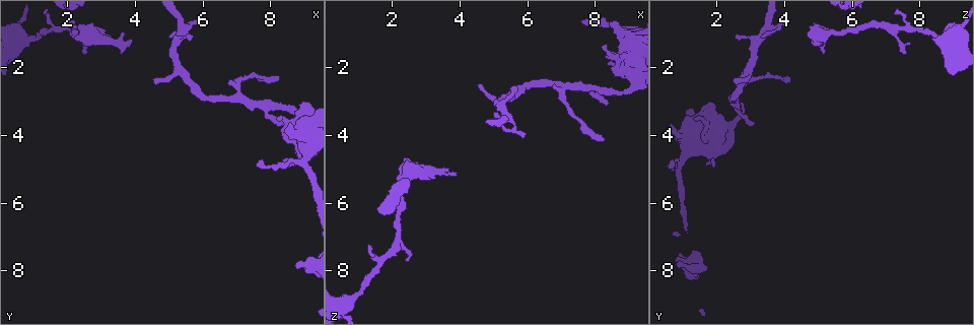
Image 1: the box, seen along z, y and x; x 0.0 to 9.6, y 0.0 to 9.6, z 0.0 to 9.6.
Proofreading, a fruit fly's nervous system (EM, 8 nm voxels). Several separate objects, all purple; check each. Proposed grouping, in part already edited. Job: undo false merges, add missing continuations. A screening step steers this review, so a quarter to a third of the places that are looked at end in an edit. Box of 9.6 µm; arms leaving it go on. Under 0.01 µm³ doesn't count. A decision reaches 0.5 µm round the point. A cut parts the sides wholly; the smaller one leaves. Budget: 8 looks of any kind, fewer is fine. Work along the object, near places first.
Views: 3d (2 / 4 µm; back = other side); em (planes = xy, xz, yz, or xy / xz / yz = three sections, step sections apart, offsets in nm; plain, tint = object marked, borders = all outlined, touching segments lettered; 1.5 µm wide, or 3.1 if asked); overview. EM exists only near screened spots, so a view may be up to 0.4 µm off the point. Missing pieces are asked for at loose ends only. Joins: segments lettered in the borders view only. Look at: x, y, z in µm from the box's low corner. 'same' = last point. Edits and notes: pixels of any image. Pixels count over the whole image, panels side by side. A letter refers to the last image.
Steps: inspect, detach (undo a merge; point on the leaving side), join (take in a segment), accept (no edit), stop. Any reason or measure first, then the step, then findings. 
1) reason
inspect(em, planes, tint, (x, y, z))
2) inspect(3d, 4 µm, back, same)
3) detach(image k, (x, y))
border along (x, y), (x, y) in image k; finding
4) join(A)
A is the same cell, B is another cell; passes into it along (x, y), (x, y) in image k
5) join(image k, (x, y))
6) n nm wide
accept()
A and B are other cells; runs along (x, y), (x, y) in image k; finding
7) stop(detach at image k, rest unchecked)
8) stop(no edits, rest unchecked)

an open end
inspect(em, planes, tint, (8.55, 3.60, 0.70))

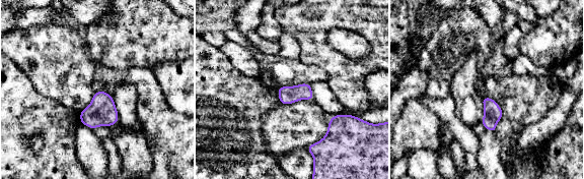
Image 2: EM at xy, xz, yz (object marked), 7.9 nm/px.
what lies round it
inspect(em, planes, borders, same)

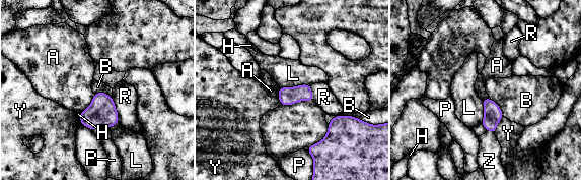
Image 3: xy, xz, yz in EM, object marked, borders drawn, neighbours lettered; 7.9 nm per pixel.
accept()
A, B, H, L, P, R, Y and Z are other cells; border along (313, 100), (301, 100), (282, 105) in image 3; no lettered segment goes on from it

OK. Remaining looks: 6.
calibre changes
inspect(em, planes, borders, (9.20, 3.50, 2.60))

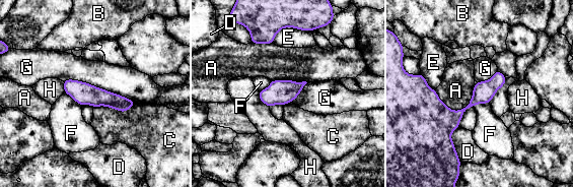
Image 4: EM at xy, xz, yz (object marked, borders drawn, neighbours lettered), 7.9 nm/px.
170 nm wide
accept()
A, B, C, D, E, F, G and H are other cells; runs along (502, 78), (458, 114), (425, 98) in image 4; one neuron here

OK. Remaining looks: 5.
free end
inspect(em, xz, step 8, tint, (8.80, 7.90, 0.80))

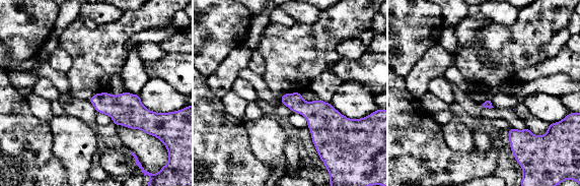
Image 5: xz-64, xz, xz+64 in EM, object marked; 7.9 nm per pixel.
another direction
inspect(em, planes, borders, same)

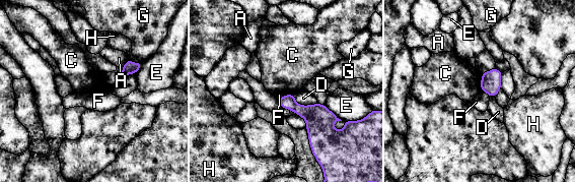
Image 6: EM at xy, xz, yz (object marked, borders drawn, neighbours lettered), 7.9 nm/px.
D touches over 200 nm
accept()
A, C, D, E, F, G and H are other cells; border along (294, 94), (285, 94), (277, 99) in image 6; no lettered segment goes on from it

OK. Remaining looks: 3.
stop(no edits, rest unchecked)

